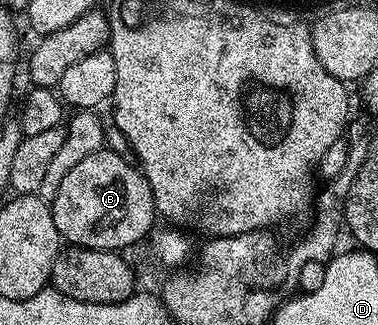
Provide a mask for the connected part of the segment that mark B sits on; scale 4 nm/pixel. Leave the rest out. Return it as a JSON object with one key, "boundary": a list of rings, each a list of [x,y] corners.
{"boundary":[[[109,150],[83,157],[63,177],[63,185],[59,185],[51,206],[55,229],[66,244],[121,253],[126,250],[124,247],[135,246],[149,230],[154,230],[153,219],[158,218],[158,213],[151,185],[140,166],[129,164],[119,152]]]}

